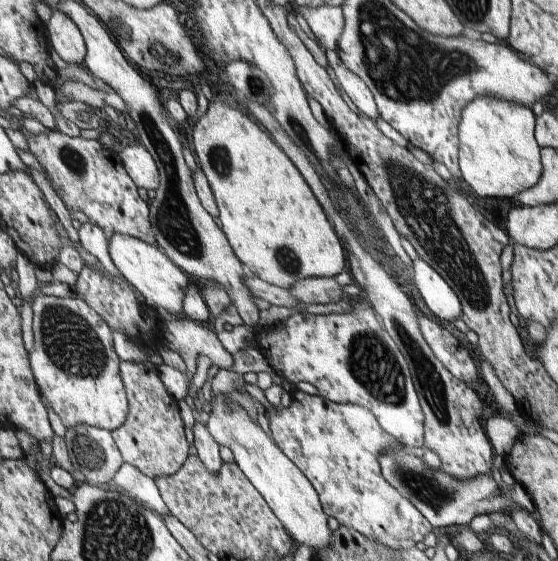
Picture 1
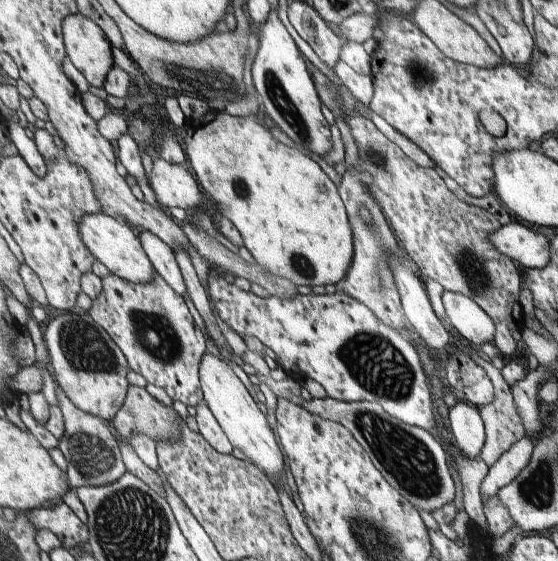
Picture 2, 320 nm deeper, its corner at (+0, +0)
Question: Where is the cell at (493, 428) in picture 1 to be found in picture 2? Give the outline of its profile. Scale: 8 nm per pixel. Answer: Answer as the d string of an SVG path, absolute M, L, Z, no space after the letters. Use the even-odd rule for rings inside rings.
M457 400L457 403L449 408L448 426L450 430L451 440L458 451L460 451L468 459L476 459L485 443L485 426L479 413L479 406L470 404L466 400Z

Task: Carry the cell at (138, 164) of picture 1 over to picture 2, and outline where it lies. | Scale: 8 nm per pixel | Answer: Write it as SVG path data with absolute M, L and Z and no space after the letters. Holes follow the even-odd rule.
M158 156L152 160L154 170L148 178L162 208L177 206L188 212L200 209L204 196L186 166L172 164Z

